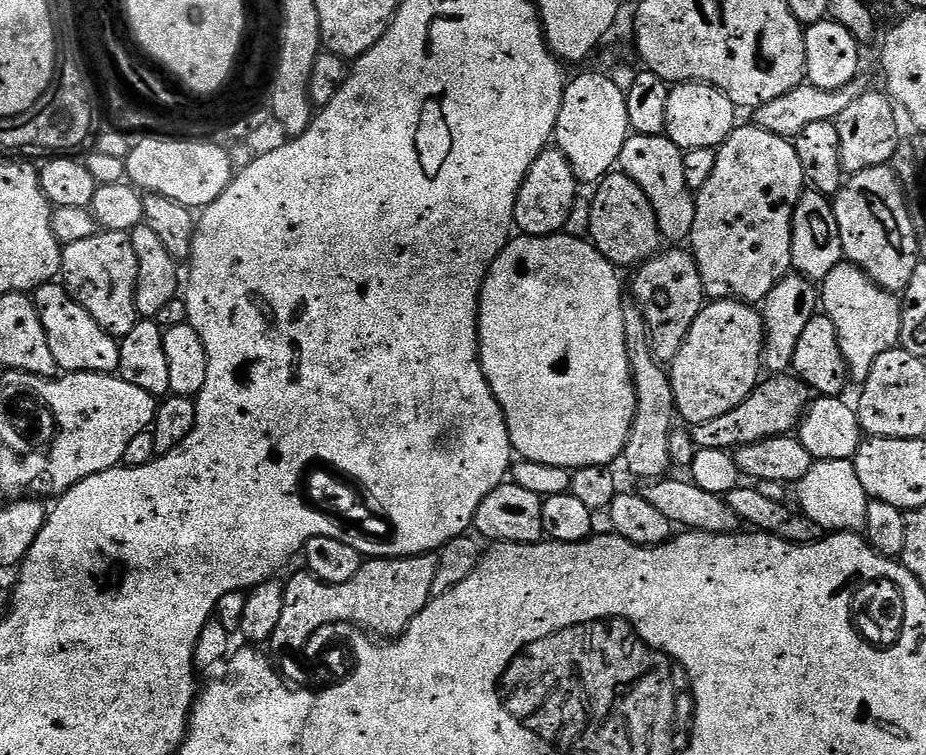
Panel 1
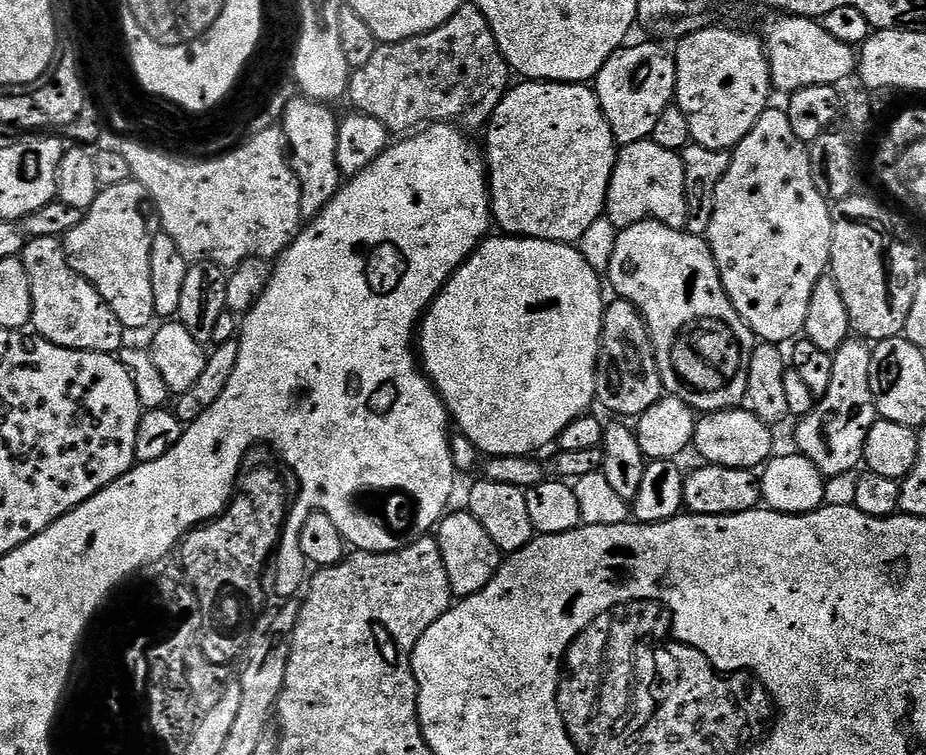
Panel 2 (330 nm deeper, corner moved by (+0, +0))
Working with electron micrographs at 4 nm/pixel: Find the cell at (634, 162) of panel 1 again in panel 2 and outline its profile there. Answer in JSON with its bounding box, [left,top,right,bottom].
[606,139,688,229]

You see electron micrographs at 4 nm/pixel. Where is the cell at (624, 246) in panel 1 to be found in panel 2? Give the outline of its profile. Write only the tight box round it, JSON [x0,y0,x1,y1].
[606,220,758,414]

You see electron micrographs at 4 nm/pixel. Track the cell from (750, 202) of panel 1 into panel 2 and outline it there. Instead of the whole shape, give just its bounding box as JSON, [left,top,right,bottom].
[707,106,832,346]

